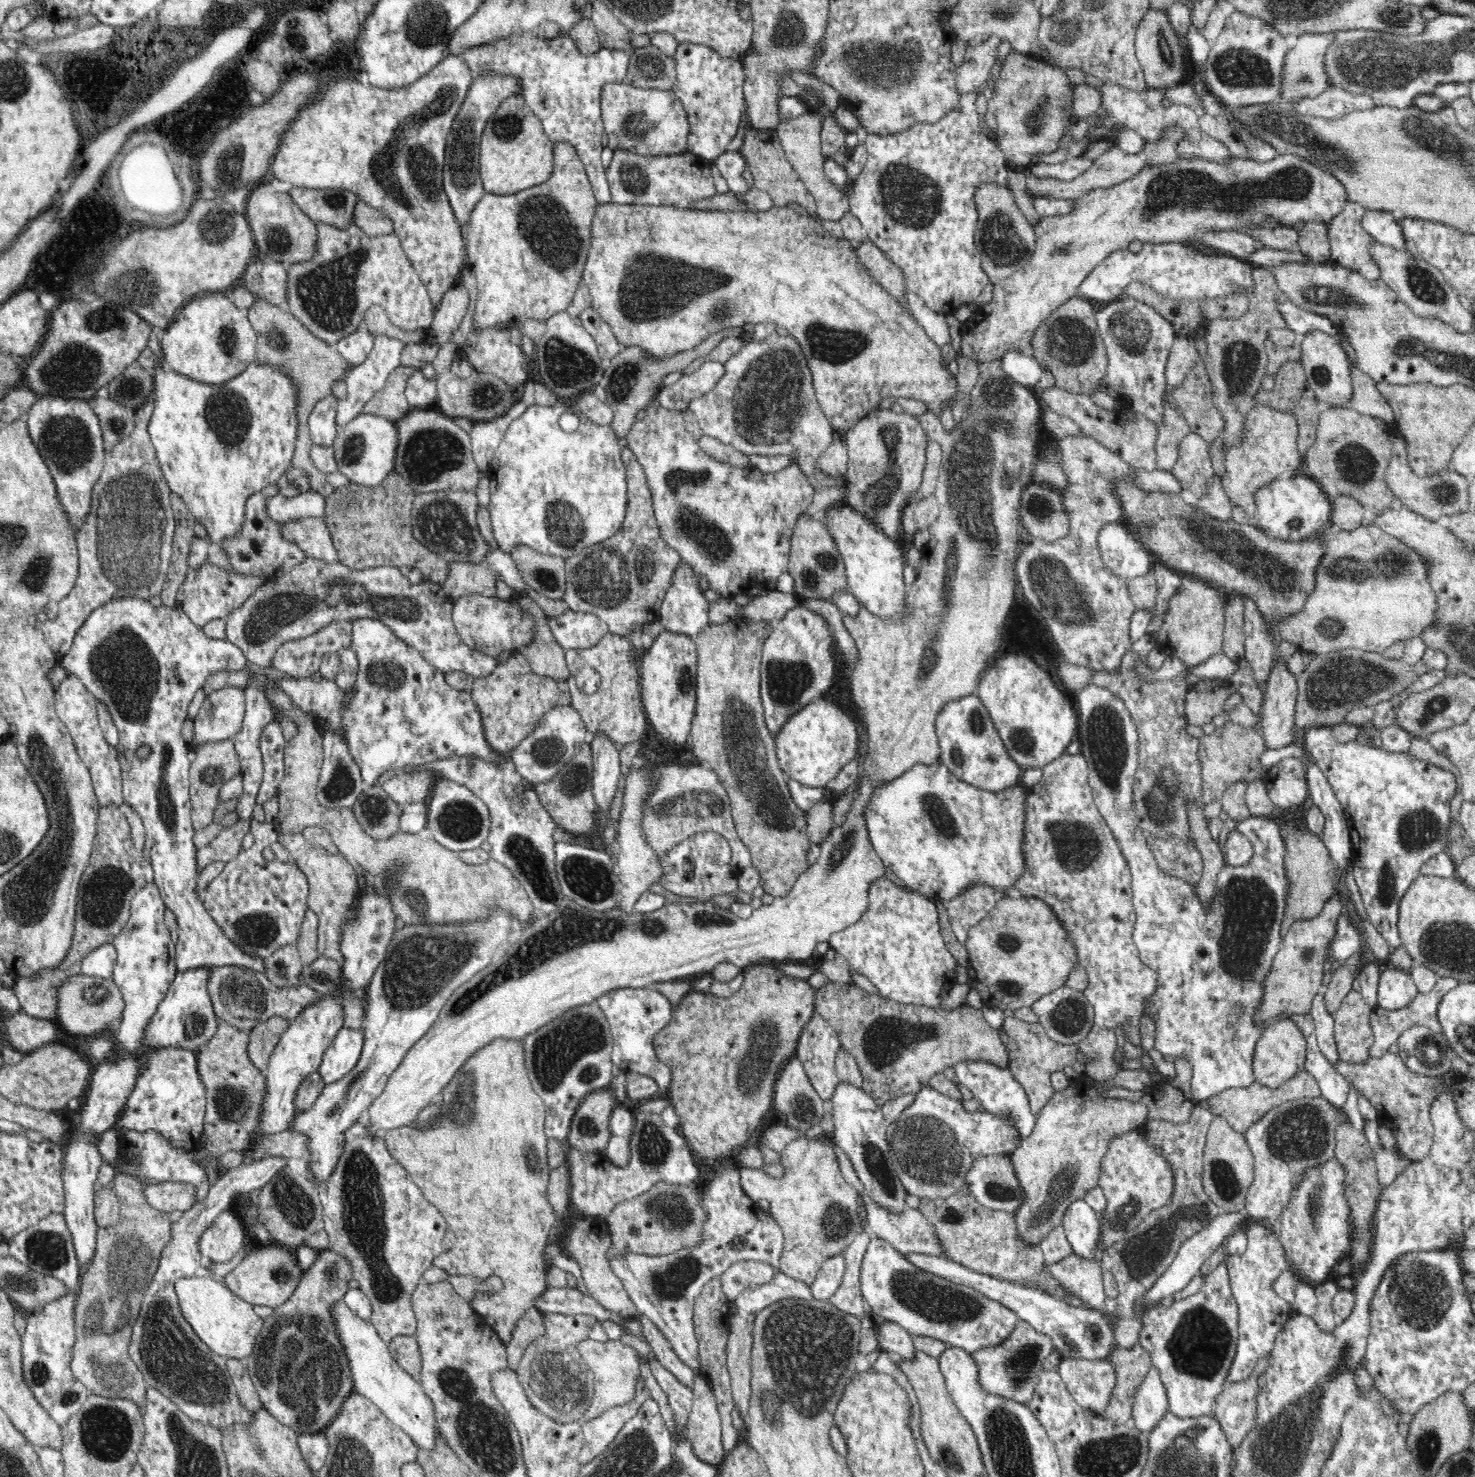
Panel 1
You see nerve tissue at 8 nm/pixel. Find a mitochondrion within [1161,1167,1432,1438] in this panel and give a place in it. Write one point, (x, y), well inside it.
(1201, 1345)

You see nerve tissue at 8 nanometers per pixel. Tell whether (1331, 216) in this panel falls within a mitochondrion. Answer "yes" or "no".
no

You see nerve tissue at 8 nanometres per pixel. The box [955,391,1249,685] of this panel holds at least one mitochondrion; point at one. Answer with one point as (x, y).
(1068, 603)

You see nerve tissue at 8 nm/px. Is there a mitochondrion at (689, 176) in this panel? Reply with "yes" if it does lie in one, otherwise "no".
no

